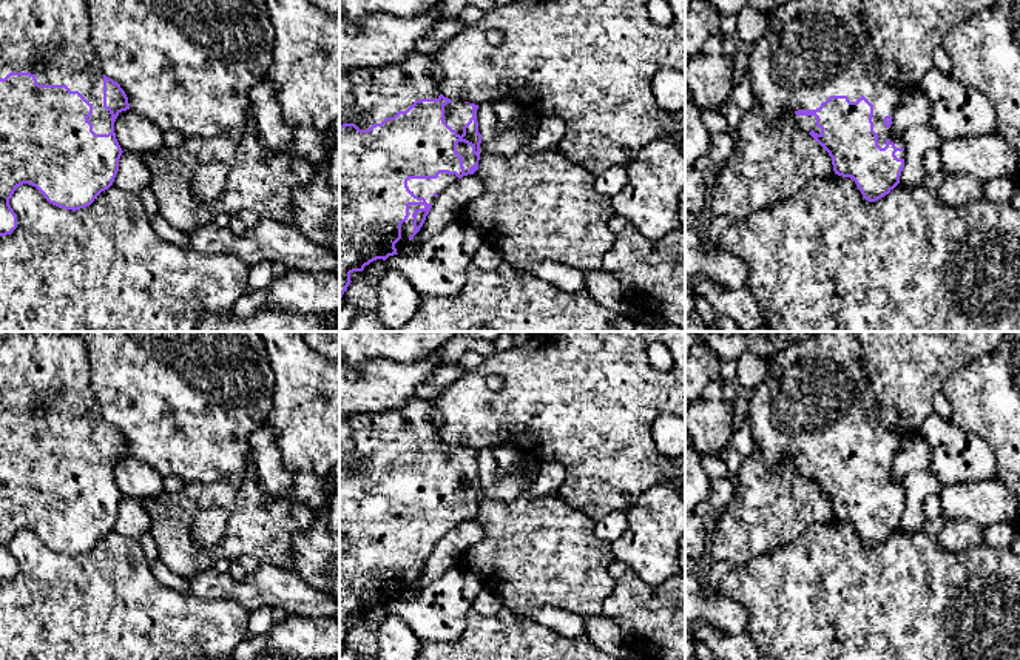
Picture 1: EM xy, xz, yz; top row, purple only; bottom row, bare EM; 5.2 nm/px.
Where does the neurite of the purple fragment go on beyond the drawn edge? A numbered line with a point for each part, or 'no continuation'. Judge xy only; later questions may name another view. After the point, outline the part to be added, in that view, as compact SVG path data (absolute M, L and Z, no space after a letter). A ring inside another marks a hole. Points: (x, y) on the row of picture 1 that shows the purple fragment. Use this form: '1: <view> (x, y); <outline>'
1: xy (50, 39); M0 0L0 77L31 72L39 85L66 85L91 105L88 120L96 134L111 133L111 114L103 108L103 71L90 39L86 0Z

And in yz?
1: yz (812, 50); M790 0L770 12L767 29L748 56L755 103L772 122L789 111L798 128L821 134L815 116L798 116L796 111L816 109L830 96L847 96L850 102L864 96L873 105L872 122L878 145L884 148L889 139L897 148L904 148L903 134L892 134L883 120L893 114L904 93L898 66L875 54L861 12L861 0Z

